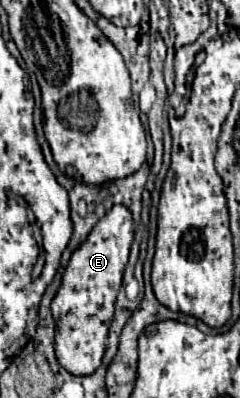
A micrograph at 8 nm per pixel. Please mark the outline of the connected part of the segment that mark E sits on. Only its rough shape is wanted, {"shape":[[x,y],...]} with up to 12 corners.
{"shape":[[113,206],[51,302],[55,354],[93,374],[135,238]]}

